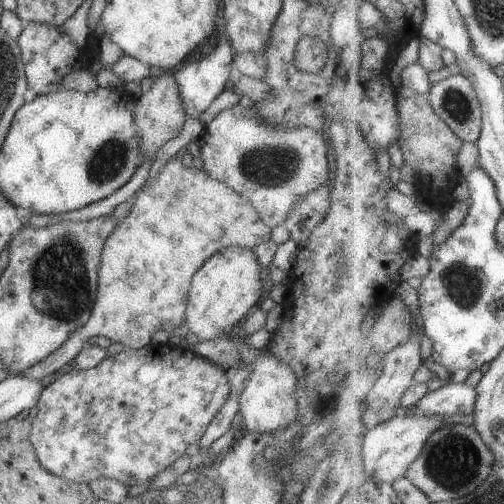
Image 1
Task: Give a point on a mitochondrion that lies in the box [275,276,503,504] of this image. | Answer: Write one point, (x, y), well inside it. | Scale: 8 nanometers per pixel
(452, 463)

